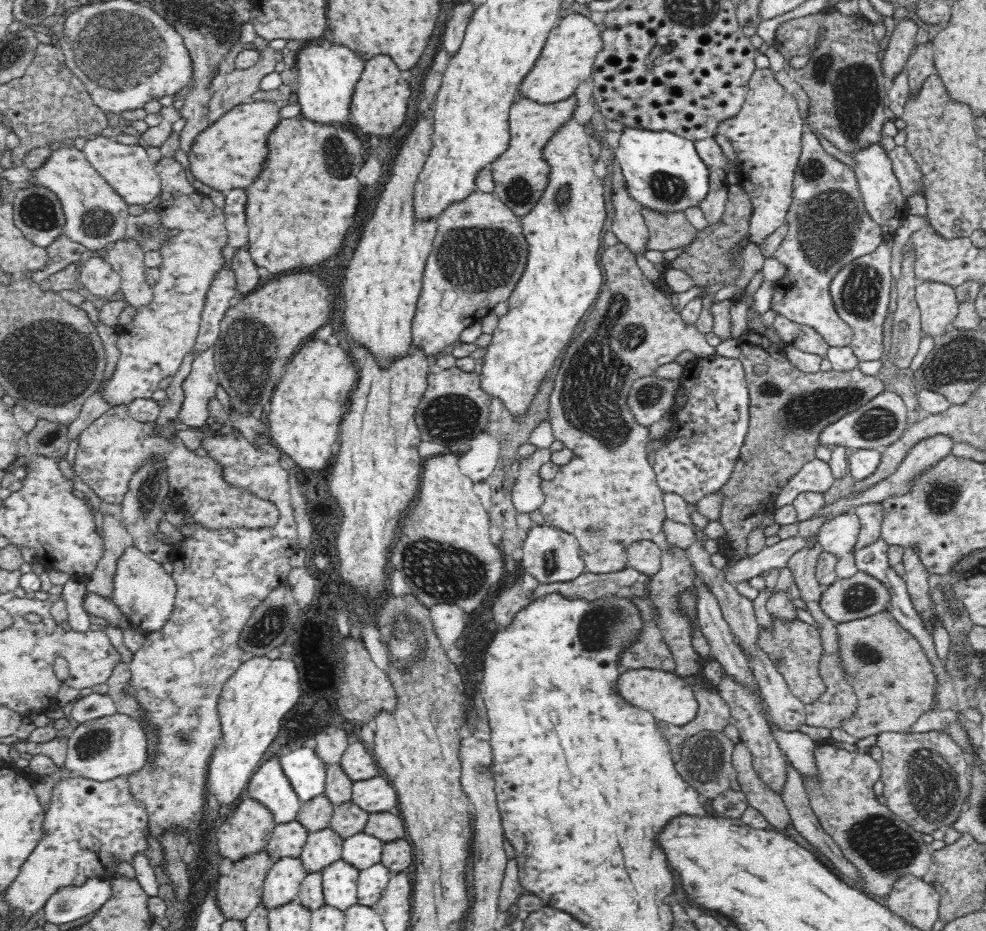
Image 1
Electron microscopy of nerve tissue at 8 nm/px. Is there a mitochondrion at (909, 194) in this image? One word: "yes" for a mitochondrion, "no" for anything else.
no

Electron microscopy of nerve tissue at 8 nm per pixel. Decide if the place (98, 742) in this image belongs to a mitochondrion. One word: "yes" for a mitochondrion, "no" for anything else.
yes

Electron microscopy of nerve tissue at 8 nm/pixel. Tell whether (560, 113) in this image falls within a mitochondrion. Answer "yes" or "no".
no

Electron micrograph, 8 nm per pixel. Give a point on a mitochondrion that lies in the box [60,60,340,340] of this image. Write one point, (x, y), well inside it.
(95, 221)

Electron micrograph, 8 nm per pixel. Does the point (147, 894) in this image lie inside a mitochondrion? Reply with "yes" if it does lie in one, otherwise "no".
no

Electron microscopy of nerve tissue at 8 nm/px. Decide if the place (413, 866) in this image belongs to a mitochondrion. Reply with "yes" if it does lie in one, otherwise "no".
no

